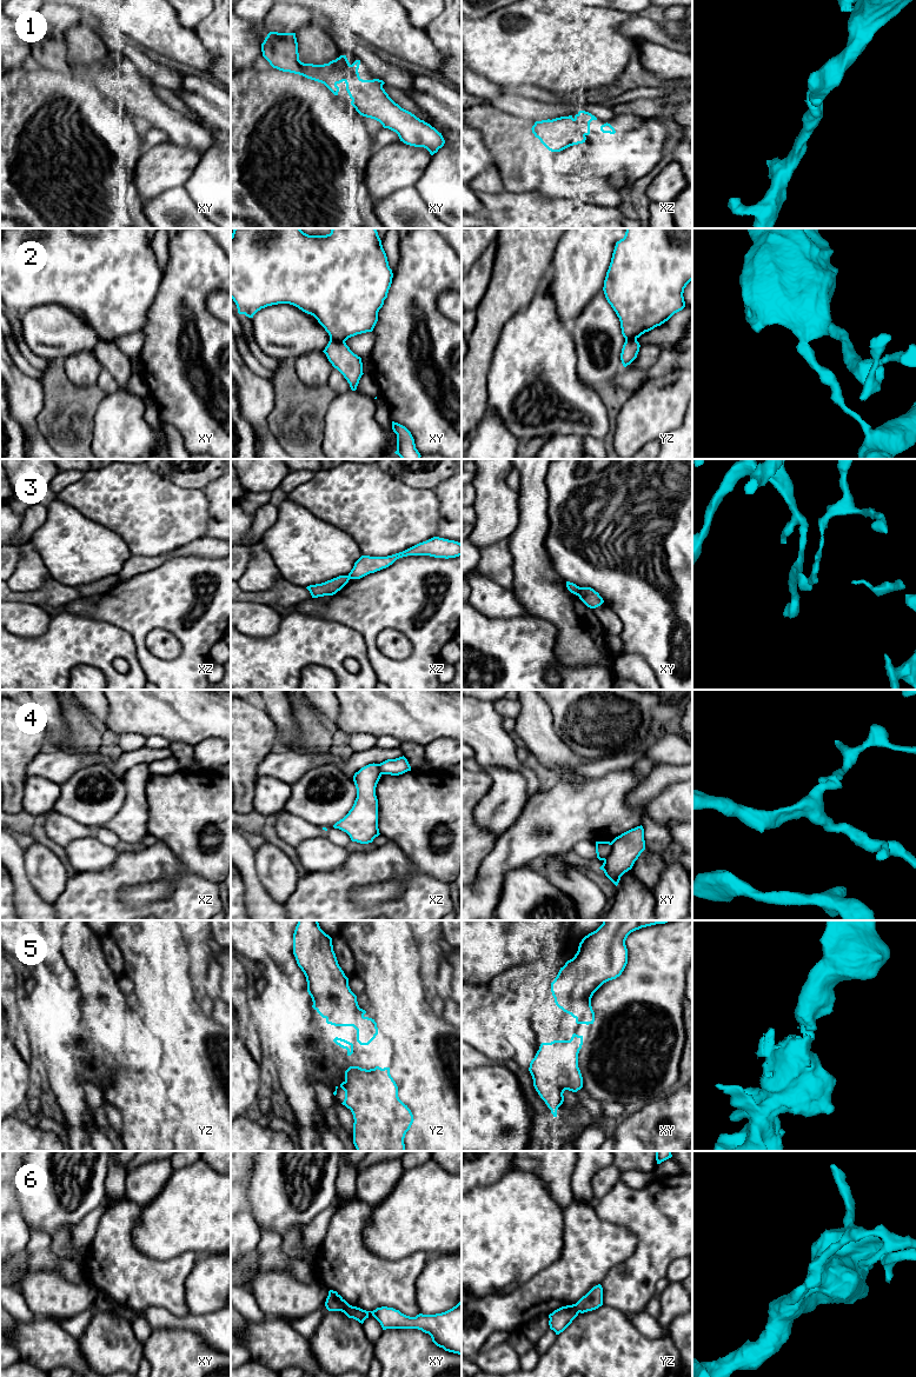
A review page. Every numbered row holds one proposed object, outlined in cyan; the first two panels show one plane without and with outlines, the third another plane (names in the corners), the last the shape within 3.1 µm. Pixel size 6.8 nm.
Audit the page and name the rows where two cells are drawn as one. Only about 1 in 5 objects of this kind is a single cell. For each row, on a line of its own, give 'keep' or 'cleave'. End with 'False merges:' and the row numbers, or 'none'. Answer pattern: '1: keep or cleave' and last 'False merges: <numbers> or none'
1: keep
2: cleave
3: cleave
4: cleave
5: keep
6: cleave
False merges: 2, 3, 4, 6

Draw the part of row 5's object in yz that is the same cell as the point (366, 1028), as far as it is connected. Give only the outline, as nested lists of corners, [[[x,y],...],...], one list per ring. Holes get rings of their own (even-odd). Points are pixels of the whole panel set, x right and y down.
[[[298,920],[293,933],[293,954],[307,982],[307,992],[312,998],[312,1007],[334,1026],[353,1026],[357,1030],[357,1042],[369,1045],[378,1035],[374,1019],[365,1017],[357,996],[349,986],[349,978],[338,964],[333,951],[332,938],[319,926],[318,920]]]

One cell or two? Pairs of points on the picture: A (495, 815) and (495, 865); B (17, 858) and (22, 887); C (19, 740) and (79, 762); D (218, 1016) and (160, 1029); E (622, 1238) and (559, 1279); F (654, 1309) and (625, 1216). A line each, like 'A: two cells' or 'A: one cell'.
A: two cells
B: one cell
C: two cells
D: two cells
E: one cell
F: two cells

